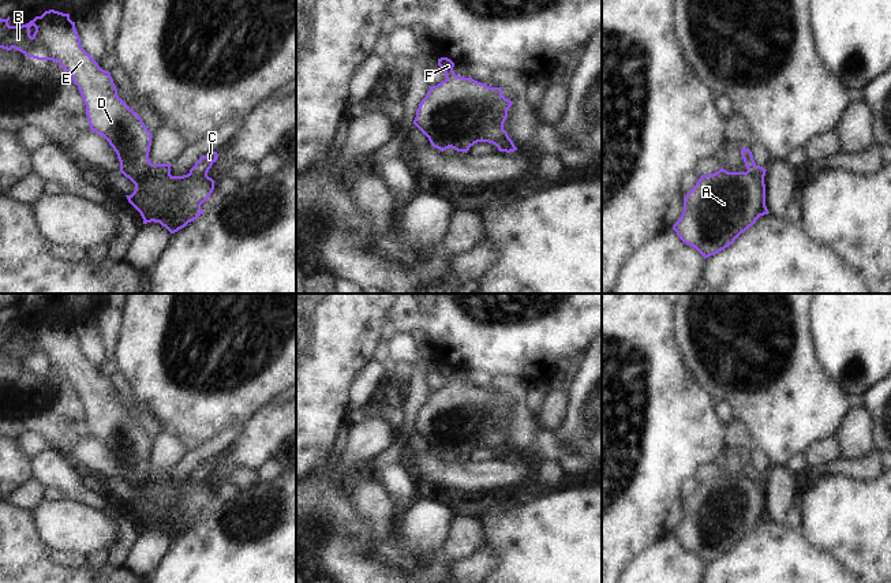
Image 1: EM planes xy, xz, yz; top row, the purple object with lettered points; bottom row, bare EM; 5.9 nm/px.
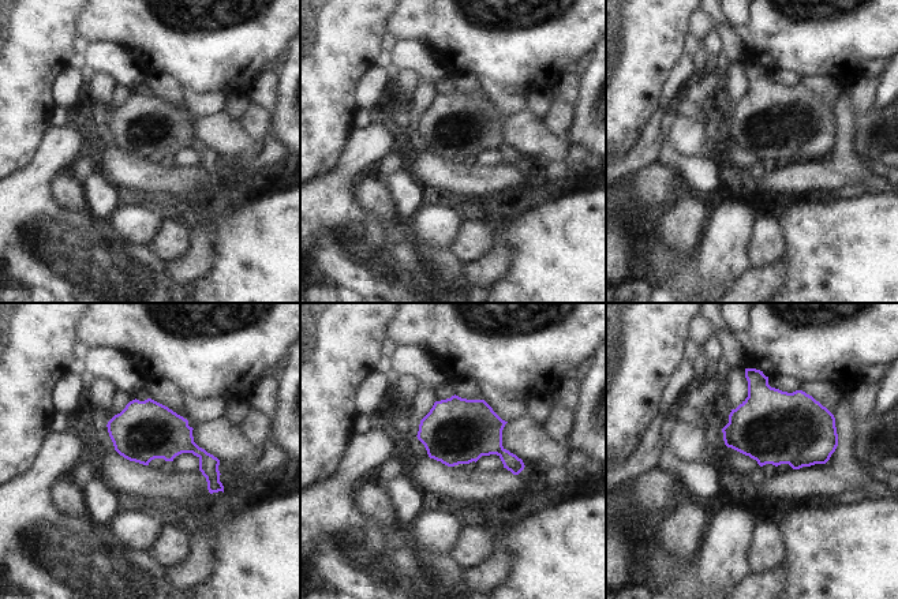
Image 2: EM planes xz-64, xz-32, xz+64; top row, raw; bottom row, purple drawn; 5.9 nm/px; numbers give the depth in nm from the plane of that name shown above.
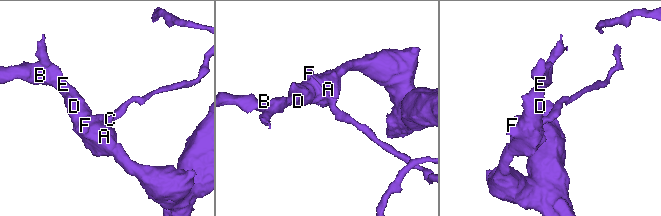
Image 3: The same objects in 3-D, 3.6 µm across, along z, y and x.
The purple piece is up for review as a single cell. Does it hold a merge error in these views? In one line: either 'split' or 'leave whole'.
split

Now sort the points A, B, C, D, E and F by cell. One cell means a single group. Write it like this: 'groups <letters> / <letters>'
groups A B D E F / C

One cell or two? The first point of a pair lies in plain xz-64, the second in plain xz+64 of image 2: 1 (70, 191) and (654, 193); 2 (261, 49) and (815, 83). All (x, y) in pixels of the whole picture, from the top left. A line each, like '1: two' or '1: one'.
1: two
2: two

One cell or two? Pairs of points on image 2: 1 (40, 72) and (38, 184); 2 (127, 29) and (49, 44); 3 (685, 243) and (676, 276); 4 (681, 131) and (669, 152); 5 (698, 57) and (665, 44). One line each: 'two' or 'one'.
1: two
2: two
3: two
4: two
5: two

